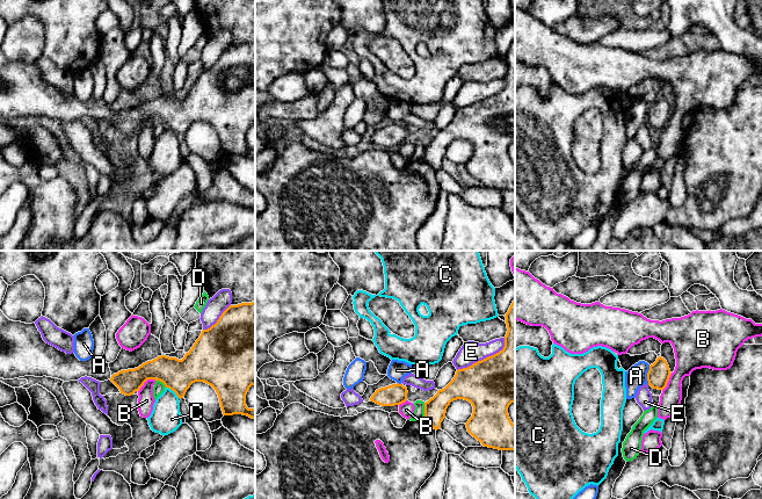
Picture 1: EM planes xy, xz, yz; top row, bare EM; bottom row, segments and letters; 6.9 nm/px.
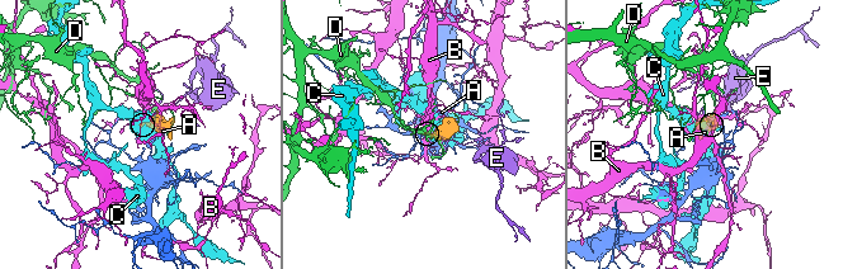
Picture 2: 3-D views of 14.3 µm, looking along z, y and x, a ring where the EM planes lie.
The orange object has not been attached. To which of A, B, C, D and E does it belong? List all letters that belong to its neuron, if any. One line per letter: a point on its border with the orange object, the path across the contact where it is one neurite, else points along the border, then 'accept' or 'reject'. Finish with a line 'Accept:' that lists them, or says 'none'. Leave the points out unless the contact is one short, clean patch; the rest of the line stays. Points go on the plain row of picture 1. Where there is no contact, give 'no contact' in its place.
A: contact yz (647, 115); reject
B: contact xy (145, 121); reject
C: contact xy (173, 130); border xy (166, 127), (179, 137); reject
D: contact xz (425, 152); reject
E: contact xz (486, 98); reject
Accept: none

